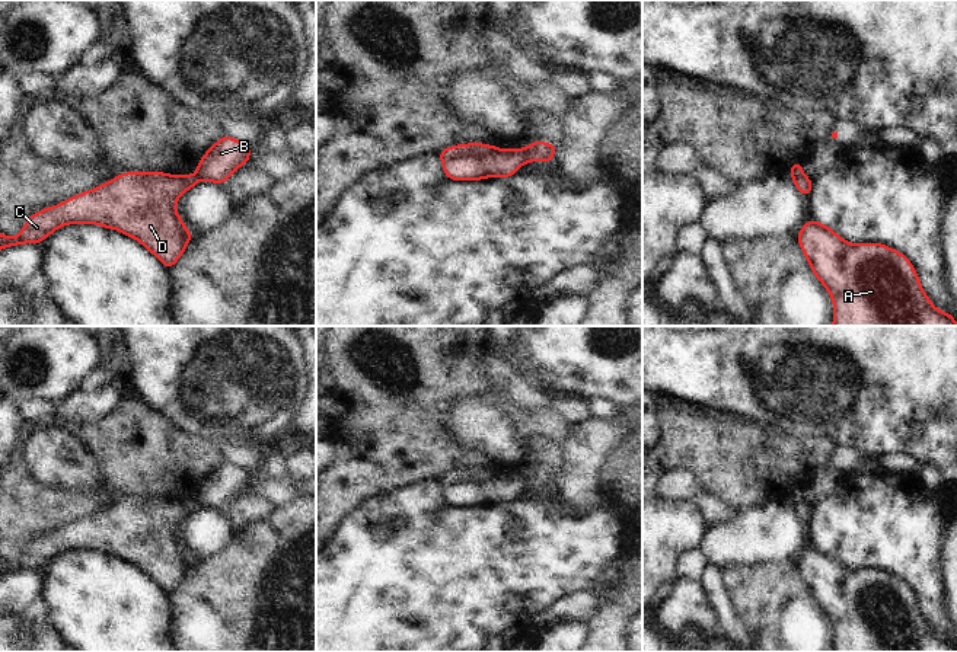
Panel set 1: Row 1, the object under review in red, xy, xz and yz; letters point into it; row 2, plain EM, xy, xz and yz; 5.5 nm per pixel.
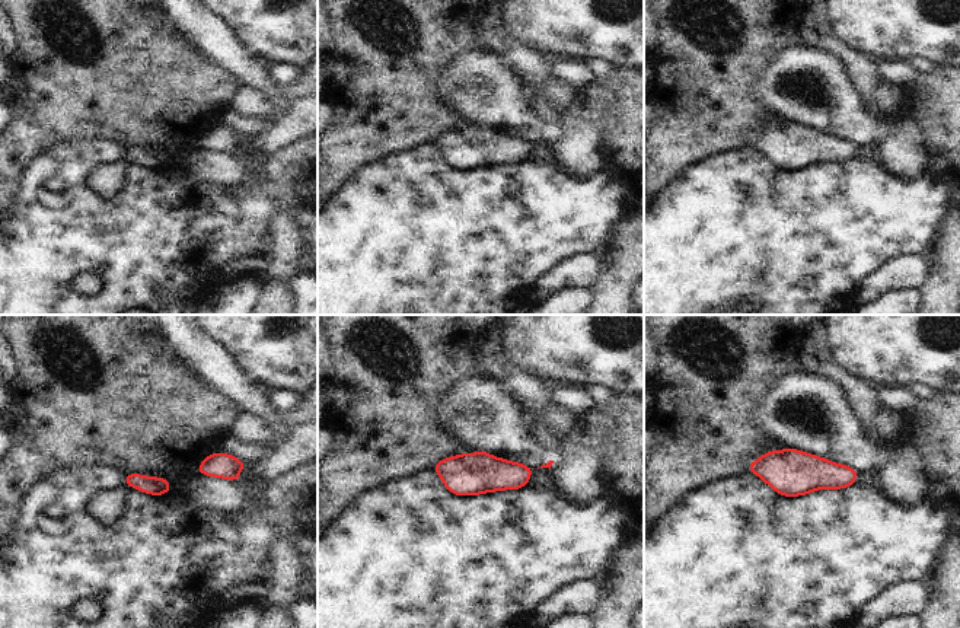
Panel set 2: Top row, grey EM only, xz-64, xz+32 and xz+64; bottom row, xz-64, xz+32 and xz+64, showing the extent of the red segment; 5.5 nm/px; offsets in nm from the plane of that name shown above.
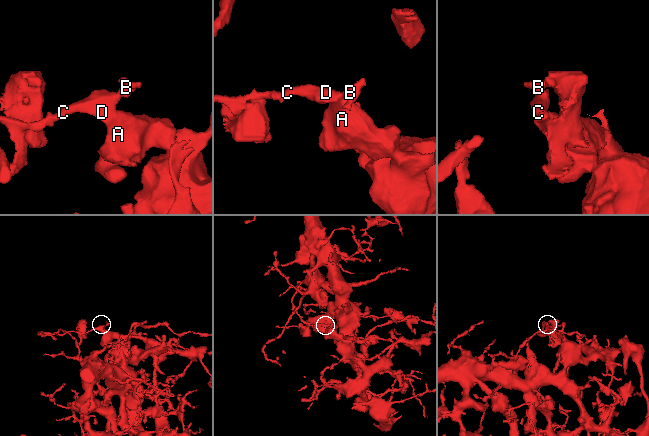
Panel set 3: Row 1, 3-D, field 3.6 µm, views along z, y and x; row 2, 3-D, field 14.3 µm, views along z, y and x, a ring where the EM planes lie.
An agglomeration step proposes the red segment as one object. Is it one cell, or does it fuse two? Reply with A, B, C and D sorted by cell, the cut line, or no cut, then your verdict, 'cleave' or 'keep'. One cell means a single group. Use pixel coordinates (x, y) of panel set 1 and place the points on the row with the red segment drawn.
groups A C D / B; cut xz (523, 149), (528, 160); cleave

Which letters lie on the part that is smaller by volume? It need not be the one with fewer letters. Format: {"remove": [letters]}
{"remove": ["B"]}

